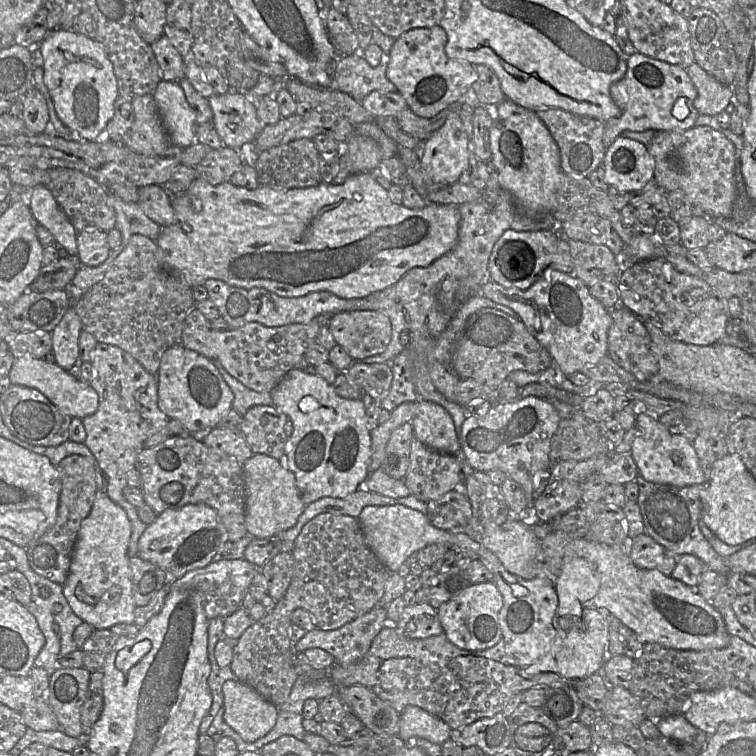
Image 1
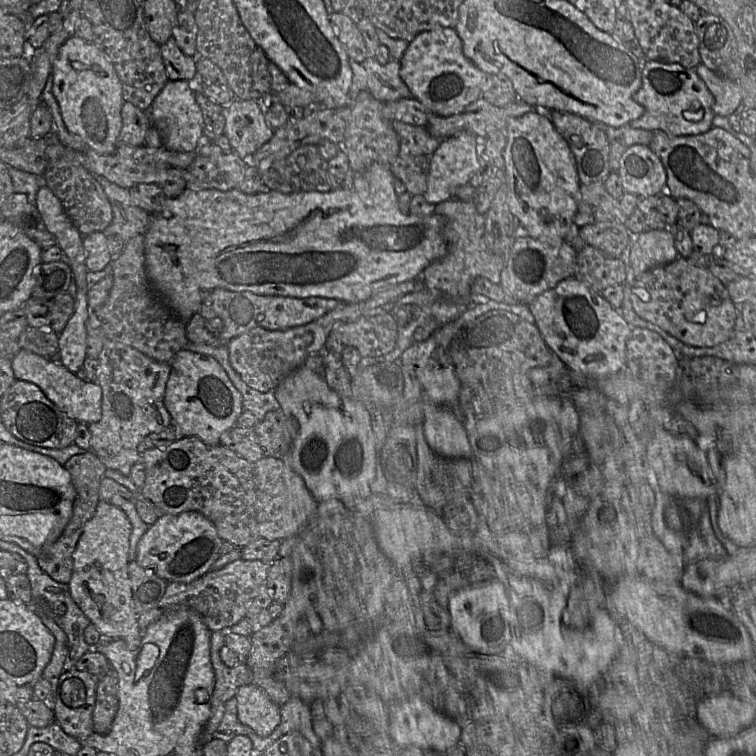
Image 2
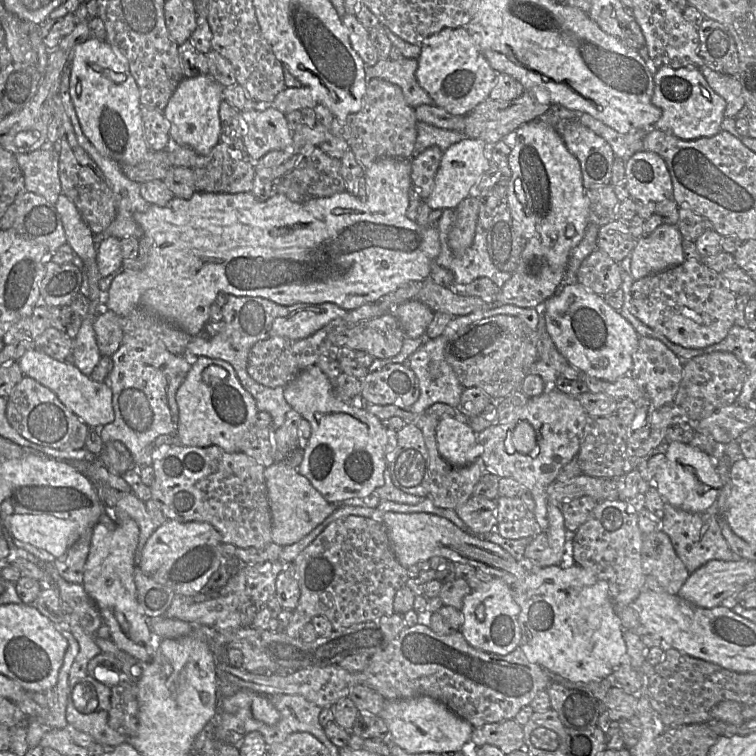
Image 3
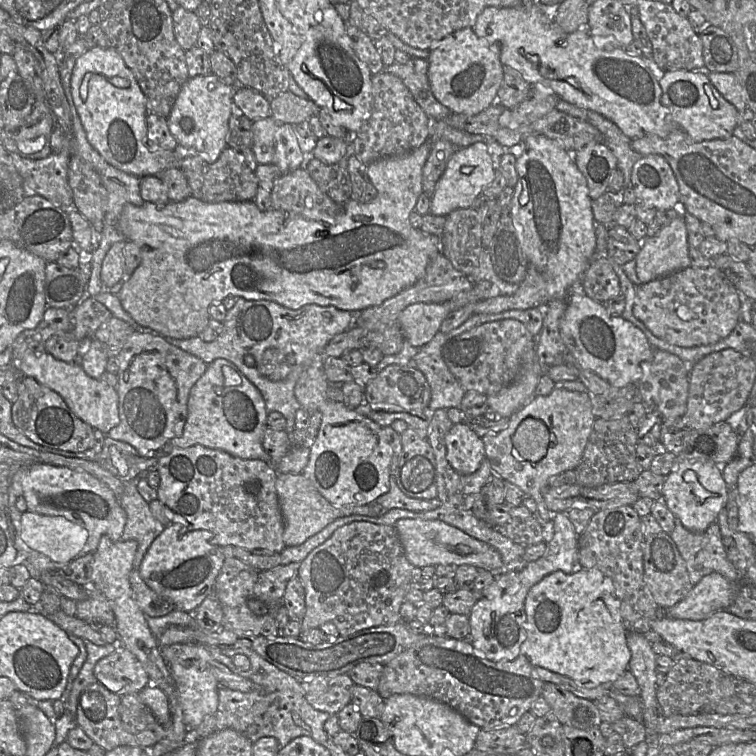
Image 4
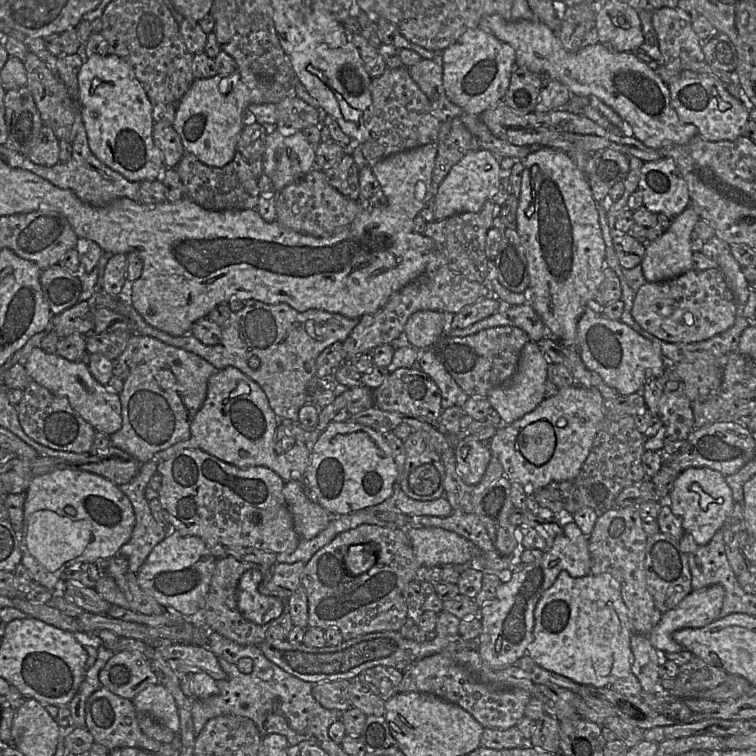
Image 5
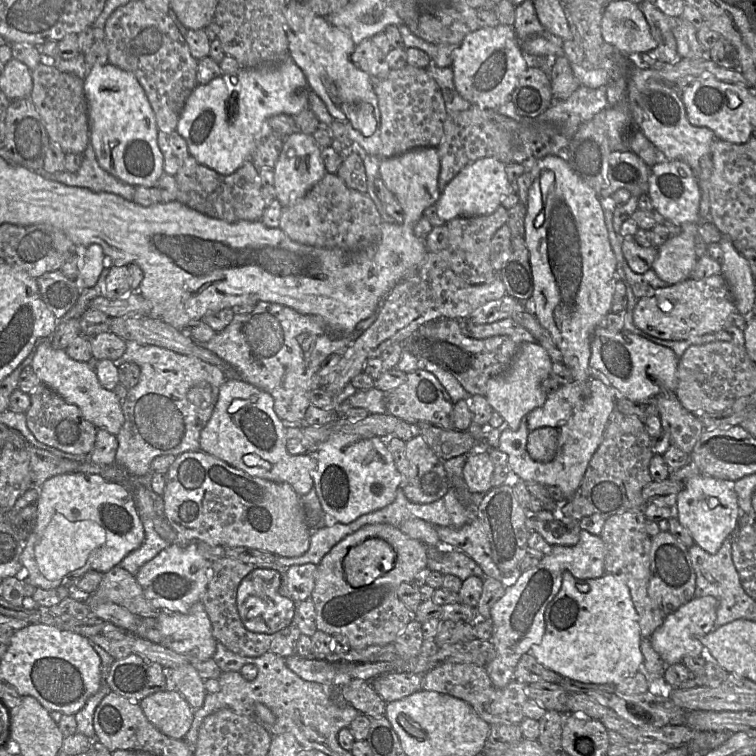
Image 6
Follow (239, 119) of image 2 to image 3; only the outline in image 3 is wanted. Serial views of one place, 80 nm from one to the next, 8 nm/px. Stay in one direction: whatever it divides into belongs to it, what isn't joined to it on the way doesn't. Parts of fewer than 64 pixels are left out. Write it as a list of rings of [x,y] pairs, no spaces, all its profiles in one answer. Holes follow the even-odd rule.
[[[273,106],[263,110],[247,110],[240,112],[247,125],[244,146],[253,162],[260,160],[266,153],[283,150],[292,142],[292,130],[285,114]]]

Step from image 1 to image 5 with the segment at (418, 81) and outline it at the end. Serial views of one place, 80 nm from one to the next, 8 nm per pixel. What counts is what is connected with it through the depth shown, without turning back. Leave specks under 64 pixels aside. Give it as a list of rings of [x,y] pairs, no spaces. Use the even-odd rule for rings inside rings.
[[[480,28],[468,29],[440,53],[446,96],[467,114],[480,115],[503,99],[516,67],[514,48]]]

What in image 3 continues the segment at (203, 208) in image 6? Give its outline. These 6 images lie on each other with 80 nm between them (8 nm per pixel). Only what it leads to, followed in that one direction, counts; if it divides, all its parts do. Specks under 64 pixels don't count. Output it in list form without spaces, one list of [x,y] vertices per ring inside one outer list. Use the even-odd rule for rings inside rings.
[[[222,142],[209,154],[198,154],[192,170],[196,191],[209,193],[251,192],[256,174],[252,161]]]

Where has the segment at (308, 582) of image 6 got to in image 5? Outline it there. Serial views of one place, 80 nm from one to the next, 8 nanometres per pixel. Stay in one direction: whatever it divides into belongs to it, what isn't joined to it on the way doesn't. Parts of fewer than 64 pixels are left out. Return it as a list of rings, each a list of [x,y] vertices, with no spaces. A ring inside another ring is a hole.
[[[276,563],[269,572],[269,577],[264,578],[259,586],[260,593],[277,597],[284,604],[283,614],[289,614],[289,597],[301,586],[301,576],[305,564]]]

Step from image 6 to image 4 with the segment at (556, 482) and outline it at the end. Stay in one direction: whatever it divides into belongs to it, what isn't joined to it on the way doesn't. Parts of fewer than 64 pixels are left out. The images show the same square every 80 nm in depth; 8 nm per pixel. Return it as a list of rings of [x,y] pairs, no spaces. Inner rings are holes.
[[[555,389],[546,396],[534,396],[524,407],[515,412],[505,429],[482,438],[485,446],[485,458],[489,461],[493,474],[517,485],[524,493],[529,494],[537,504],[537,514],[542,522],[550,522],[553,513],[547,508],[542,489],[548,486],[551,477],[567,470],[575,470],[582,455],[597,418],[592,412],[591,394]],[[528,418],[541,420],[550,431],[550,446],[547,454],[538,462],[524,459],[512,442],[512,437],[522,421]]]

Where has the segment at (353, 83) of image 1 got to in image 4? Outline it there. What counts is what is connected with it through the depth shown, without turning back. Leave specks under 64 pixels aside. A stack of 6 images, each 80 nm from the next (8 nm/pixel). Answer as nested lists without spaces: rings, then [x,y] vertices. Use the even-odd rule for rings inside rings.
[[[411,58],[405,63],[393,63],[384,68],[385,72],[399,77],[410,90],[415,101],[431,120],[442,120],[452,112],[434,96],[428,80],[427,59]]]

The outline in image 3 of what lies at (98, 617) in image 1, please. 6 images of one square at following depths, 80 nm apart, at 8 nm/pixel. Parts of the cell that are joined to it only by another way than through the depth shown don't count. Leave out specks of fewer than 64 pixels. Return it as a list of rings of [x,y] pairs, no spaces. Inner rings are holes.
[[[108,510],[103,519],[92,528],[82,586],[97,606],[103,624],[109,628],[110,639],[115,645],[138,661],[147,663],[153,658],[158,639],[151,631],[147,617],[137,600],[133,573],[138,539],[139,527],[133,519],[116,523],[112,512]]]

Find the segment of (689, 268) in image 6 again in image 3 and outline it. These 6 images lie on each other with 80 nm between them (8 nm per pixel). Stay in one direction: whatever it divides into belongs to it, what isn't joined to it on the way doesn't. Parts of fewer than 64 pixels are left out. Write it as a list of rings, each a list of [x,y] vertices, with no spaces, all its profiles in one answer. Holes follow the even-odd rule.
[[[663,224],[652,233],[638,238],[631,252],[633,279],[682,264],[685,261],[682,241],[683,236],[677,225],[668,224]]]

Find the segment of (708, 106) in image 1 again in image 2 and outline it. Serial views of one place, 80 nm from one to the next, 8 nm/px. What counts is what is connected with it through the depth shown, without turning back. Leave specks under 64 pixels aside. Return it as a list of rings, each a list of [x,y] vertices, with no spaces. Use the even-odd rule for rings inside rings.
[[[702,63],[695,71],[713,95],[715,115],[728,117],[742,105],[741,92],[735,81],[711,71]]]

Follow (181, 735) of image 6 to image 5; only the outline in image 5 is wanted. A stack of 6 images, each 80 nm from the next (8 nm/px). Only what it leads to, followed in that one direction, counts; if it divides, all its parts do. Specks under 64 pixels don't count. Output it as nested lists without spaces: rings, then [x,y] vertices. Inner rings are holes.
[[[160,684],[151,685],[132,699],[138,713],[145,713],[169,730],[178,733],[179,713],[171,693]]]

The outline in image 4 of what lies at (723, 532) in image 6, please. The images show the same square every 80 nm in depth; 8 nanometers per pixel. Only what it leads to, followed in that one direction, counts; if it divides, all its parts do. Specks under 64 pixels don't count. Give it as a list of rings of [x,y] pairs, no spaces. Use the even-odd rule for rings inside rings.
[[[684,460],[665,476],[662,498],[673,515],[690,531],[703,532],[717,520],[725,506],[729,489],[722,468],[712,462]]]

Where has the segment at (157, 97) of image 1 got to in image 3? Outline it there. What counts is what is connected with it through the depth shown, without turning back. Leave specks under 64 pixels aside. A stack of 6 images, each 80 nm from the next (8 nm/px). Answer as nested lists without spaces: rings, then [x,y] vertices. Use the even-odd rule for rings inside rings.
[[[201,75],[182,79],[163,111],[169,124],[172,146],[187,146],[199,155],[209,154],[220,142],[219,109],[223,100],[223,86],[211,76]]]

